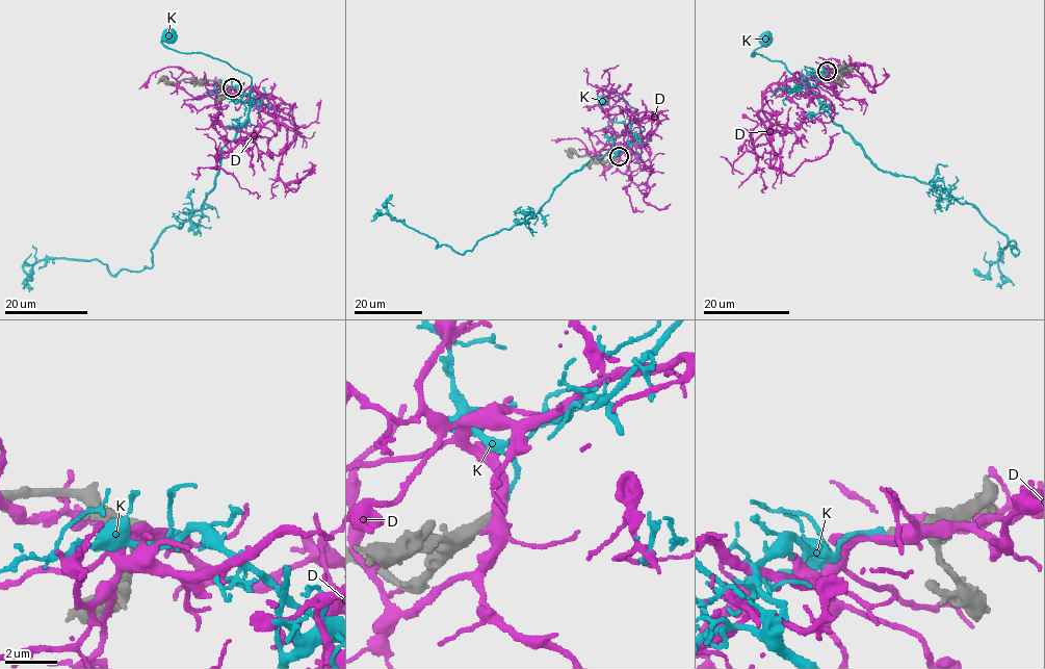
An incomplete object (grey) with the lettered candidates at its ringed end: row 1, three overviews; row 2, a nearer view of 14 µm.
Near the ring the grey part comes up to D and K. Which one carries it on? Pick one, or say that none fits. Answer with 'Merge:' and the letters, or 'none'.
Merge: none

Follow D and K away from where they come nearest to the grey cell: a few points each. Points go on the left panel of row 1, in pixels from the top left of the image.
D: (231, 88), (225, 92), (253, 86), (273, 97), (287, 133), (279, 179), (292, 191), (309, 162)
K: (232, 86), (238, 86), (250, 97), (251, 77), (201, 53), (167, 48), (162, 41), (167, 34)

